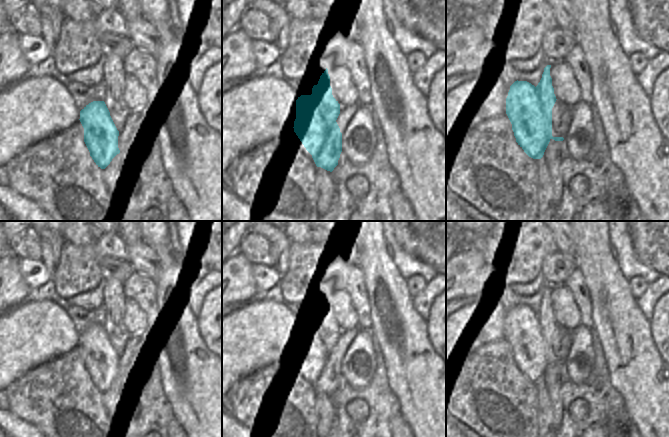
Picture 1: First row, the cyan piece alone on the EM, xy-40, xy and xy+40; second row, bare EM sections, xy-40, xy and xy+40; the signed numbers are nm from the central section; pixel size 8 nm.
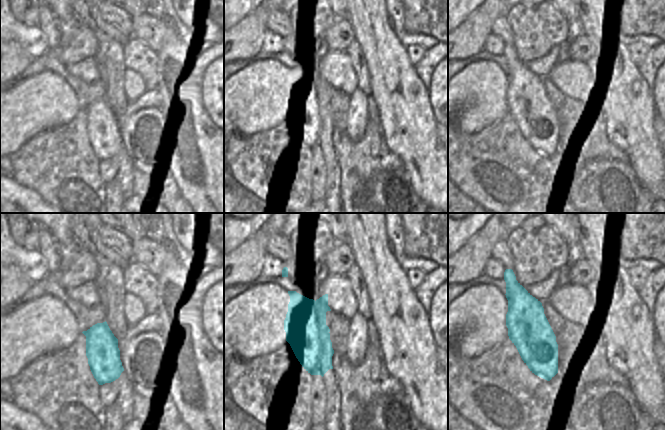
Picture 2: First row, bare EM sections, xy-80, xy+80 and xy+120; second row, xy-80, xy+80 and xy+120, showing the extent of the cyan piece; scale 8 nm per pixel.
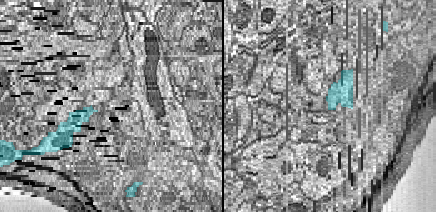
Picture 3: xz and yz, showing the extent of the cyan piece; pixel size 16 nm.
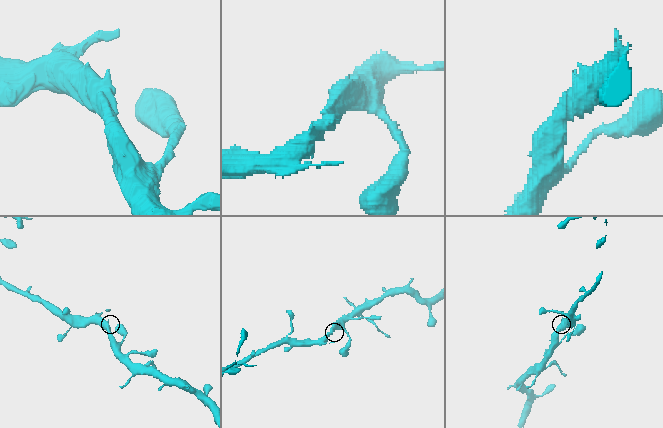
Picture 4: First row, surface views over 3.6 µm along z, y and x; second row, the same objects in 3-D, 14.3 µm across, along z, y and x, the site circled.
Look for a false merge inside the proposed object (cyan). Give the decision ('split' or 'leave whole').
leave whole

